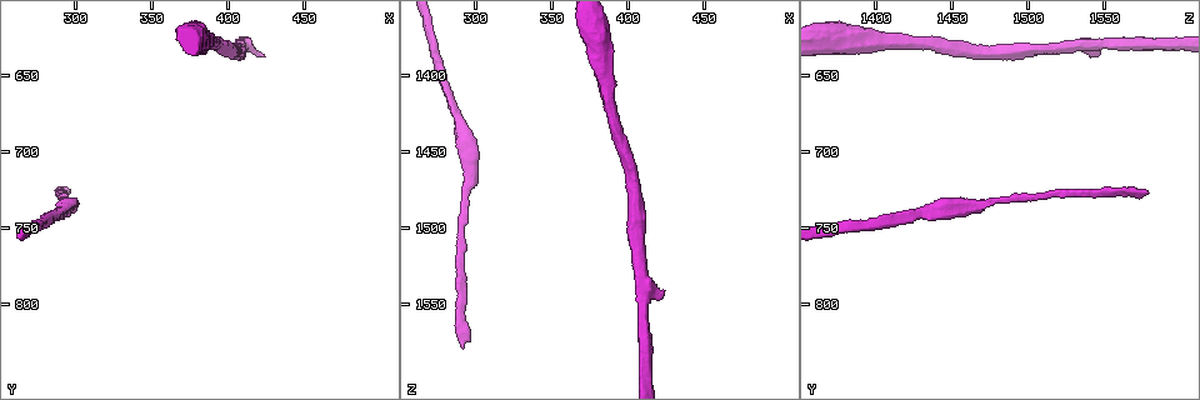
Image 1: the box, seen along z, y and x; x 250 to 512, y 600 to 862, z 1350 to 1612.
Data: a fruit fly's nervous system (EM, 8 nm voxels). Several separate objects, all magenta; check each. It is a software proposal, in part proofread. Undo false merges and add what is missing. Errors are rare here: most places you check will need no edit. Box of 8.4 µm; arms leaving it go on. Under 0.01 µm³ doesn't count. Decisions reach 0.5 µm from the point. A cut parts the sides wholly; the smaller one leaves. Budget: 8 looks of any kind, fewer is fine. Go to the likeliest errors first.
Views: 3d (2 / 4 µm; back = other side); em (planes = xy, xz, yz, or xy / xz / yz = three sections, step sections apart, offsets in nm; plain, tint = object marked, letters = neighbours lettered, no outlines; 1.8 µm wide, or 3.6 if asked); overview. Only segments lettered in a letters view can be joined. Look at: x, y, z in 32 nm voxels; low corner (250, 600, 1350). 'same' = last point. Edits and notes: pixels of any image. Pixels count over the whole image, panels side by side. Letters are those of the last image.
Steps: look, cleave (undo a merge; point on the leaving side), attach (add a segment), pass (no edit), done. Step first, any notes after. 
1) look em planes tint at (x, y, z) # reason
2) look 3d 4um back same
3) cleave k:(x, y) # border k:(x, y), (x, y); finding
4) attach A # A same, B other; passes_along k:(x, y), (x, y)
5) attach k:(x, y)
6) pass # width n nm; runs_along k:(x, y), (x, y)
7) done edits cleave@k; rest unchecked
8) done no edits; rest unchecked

look em xy step 16 letters at (292, 726, 1578) # end of a long branch

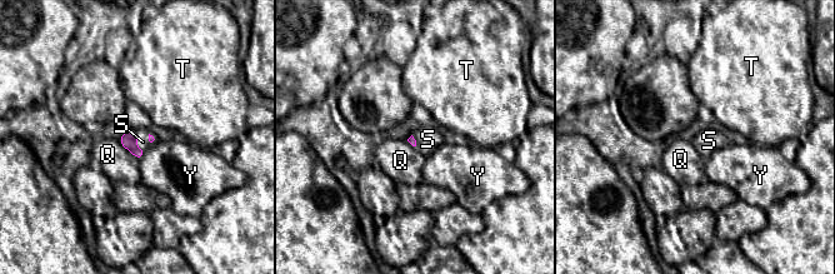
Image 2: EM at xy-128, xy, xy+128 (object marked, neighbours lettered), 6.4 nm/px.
look em planes letters same

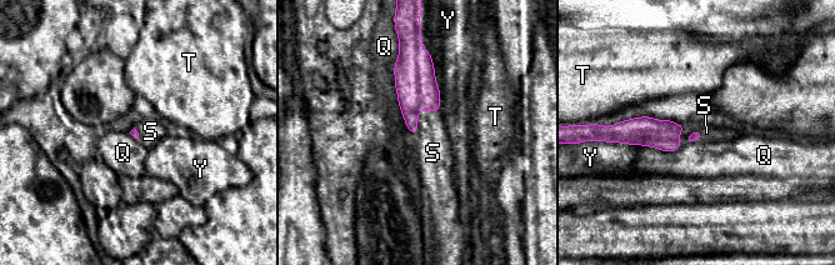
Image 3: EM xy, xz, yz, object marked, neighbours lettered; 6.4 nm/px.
attach S # Q other, S same, T other, Y other; passes_along 3:(416, 88), (418, 115), (431, 146); the cell continues

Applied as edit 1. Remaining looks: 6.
look overview # redraw

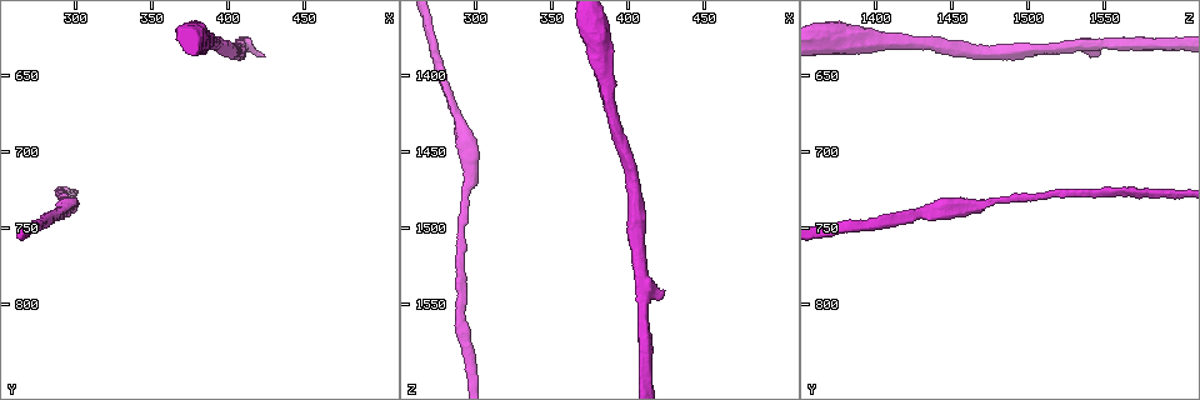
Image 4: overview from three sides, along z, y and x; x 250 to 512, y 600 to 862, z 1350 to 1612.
look em planes letters at (384, 626, 1404) # thick turns thin

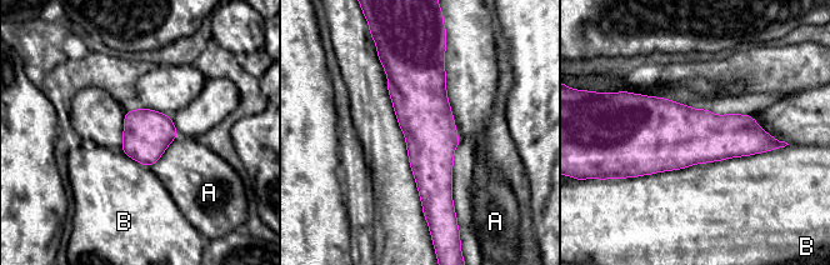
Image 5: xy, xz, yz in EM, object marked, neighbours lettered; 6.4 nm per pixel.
pass # width 300 nm; A other, B other; border 5:(786, 144), (749, 155), (625, 178); continuous, no second cell

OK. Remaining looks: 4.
look 3d 4um at (294, 734, 1458) # calibre changes

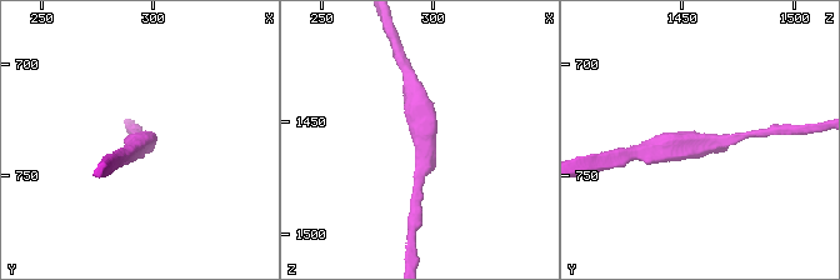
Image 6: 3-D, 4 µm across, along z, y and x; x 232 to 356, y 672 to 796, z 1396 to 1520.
look em planes letters at (296, 735, 1461) # now the EM

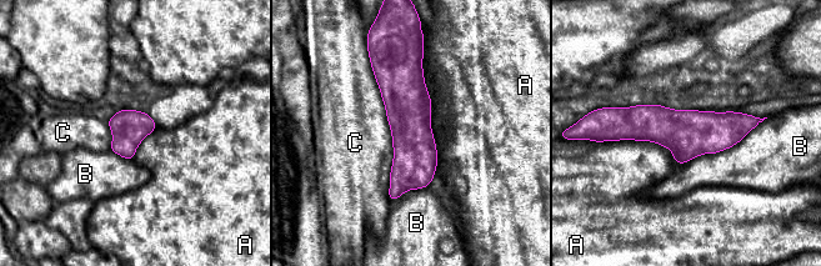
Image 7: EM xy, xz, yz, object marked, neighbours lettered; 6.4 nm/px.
pass # A other, B other, C other; border 7:(422, 45), (437, 164); all the same cell

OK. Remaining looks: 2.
done edits attach@3; rest unchecked

